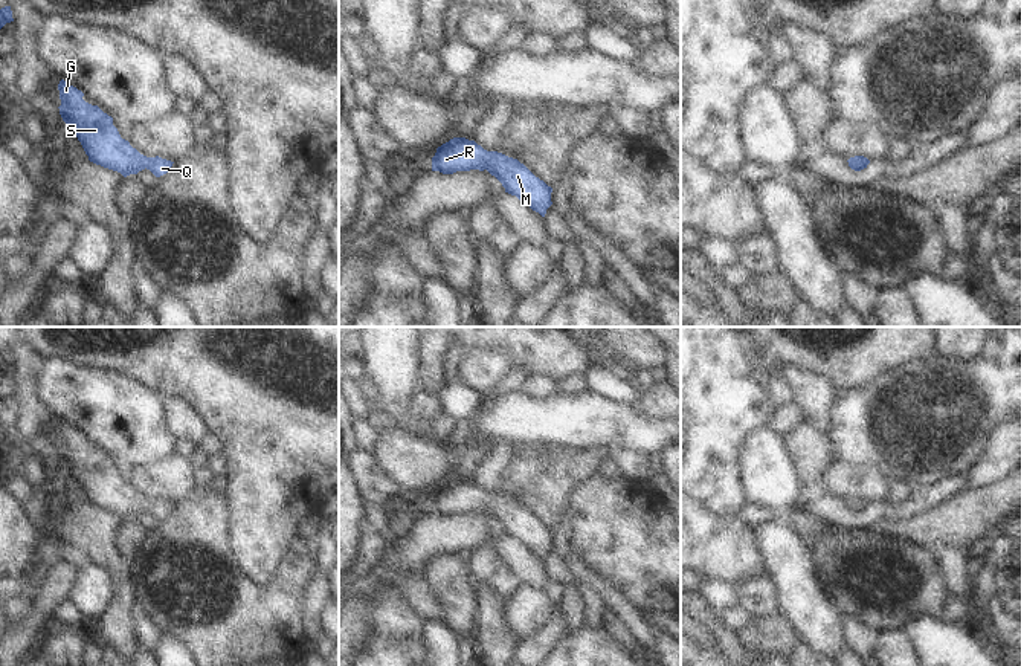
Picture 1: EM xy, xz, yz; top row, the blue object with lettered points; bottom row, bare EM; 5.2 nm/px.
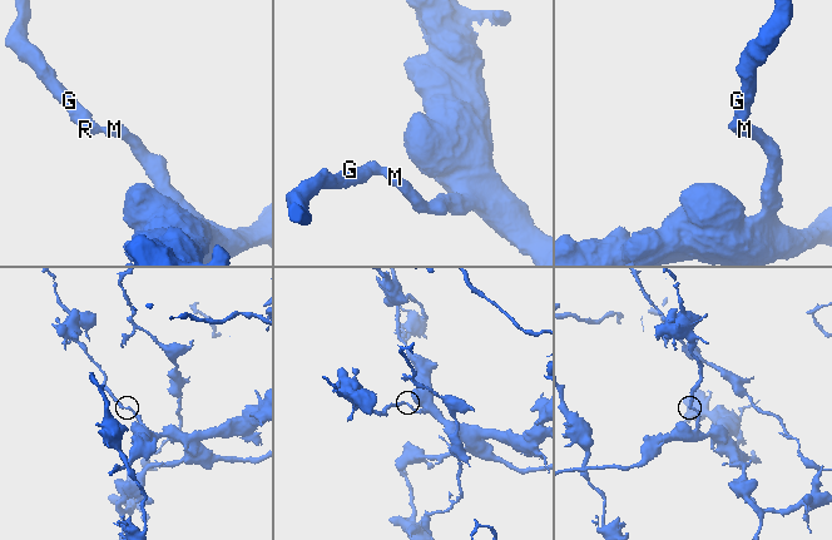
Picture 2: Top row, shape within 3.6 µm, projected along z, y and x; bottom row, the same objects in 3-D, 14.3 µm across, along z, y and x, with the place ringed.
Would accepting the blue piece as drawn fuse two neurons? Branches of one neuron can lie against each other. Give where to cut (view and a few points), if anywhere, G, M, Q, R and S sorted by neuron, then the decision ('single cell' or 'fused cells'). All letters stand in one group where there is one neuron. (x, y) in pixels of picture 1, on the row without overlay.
cut none; groups G M Q R S; single cell

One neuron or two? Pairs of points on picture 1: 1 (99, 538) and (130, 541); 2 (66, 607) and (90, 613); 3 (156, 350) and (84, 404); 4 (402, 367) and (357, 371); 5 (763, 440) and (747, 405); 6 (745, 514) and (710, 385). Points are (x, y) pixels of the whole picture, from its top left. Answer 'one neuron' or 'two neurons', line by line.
1: two neurons
2: two neurons
3: two neurons
4: two neurons
5: two neurons
6: two neurons

